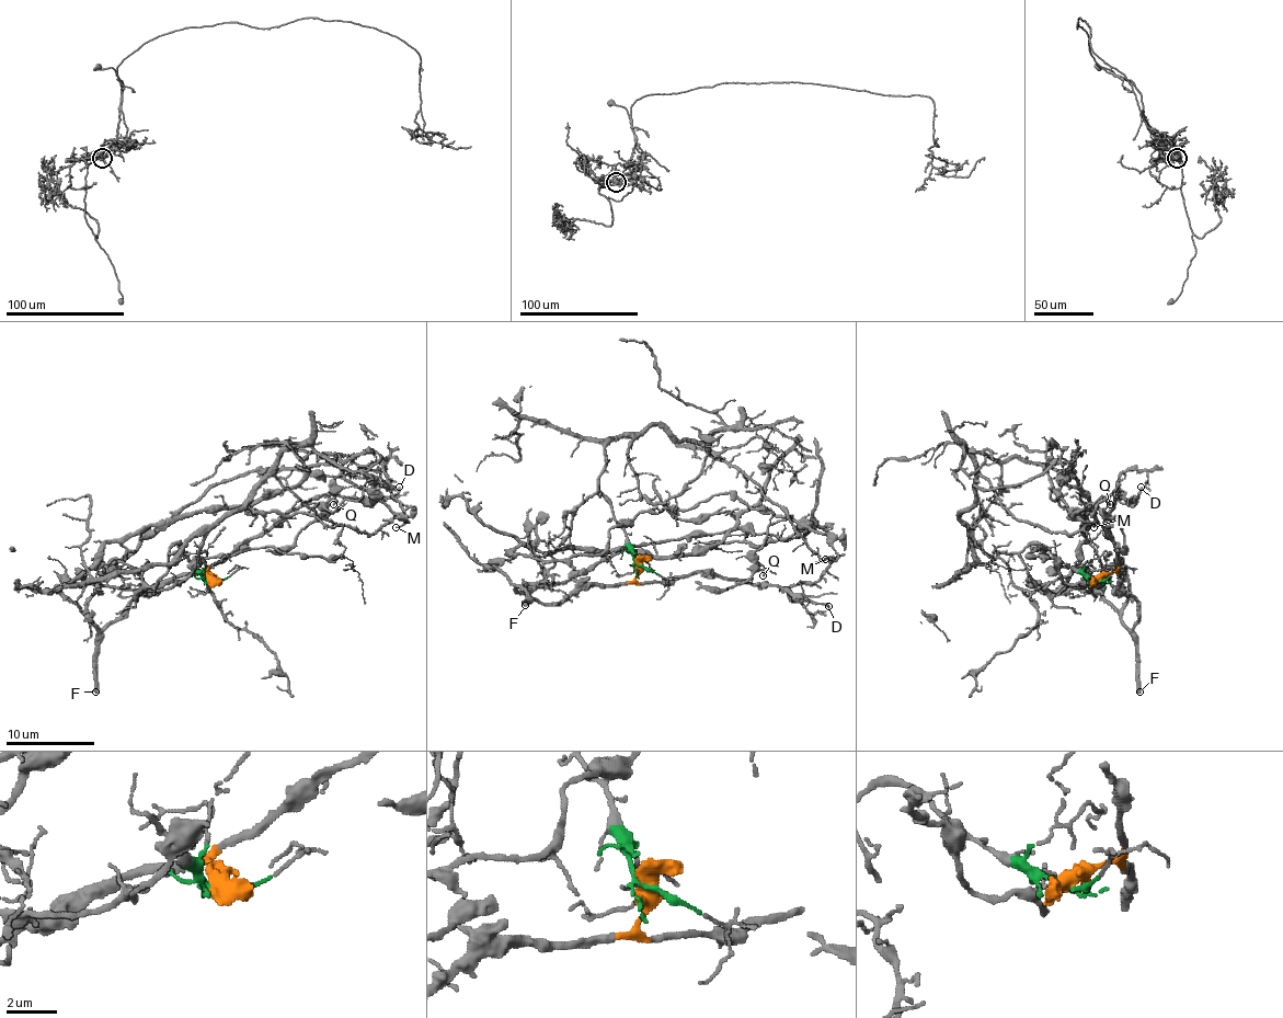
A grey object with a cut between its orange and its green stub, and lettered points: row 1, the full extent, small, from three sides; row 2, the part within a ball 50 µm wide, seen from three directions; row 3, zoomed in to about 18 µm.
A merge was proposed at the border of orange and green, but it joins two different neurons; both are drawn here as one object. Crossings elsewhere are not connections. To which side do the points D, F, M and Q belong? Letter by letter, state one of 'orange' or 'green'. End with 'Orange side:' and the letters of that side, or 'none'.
D: orange
F: orange
M: green
Q: green
Orange side: D, F

